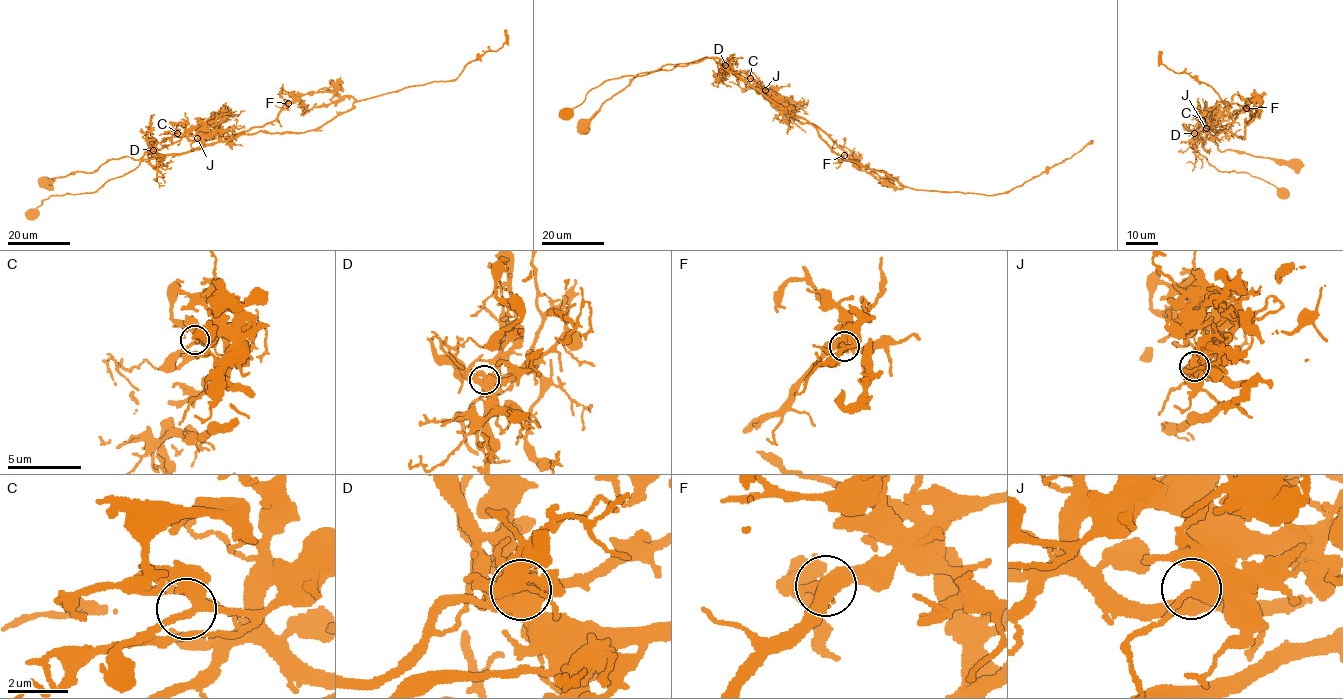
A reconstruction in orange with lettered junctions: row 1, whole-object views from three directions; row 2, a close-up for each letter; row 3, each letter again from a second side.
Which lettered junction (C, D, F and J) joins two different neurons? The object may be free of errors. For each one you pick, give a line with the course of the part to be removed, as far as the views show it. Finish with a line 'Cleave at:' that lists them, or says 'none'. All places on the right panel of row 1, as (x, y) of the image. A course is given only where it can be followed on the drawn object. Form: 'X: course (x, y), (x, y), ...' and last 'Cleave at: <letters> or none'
D: course (1194, 133), (1203, 141), (1225, 130), (1242, 138), (1253, 114), (1186, 73), (1171, 70), (1161, 63), (1159, 50)
Cleave at: D

